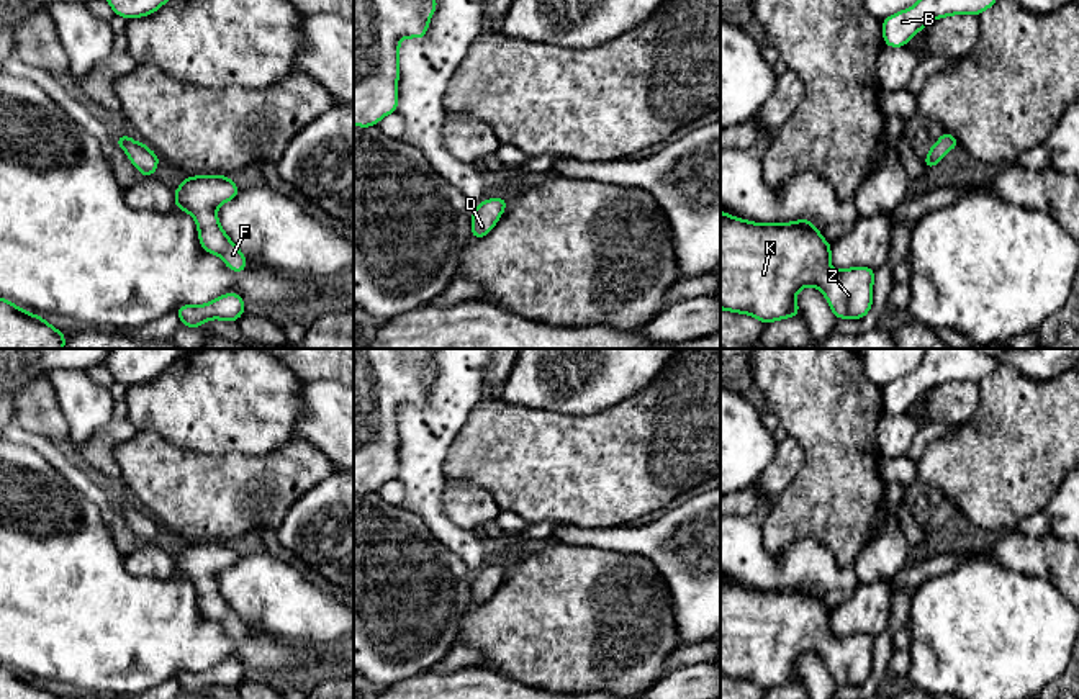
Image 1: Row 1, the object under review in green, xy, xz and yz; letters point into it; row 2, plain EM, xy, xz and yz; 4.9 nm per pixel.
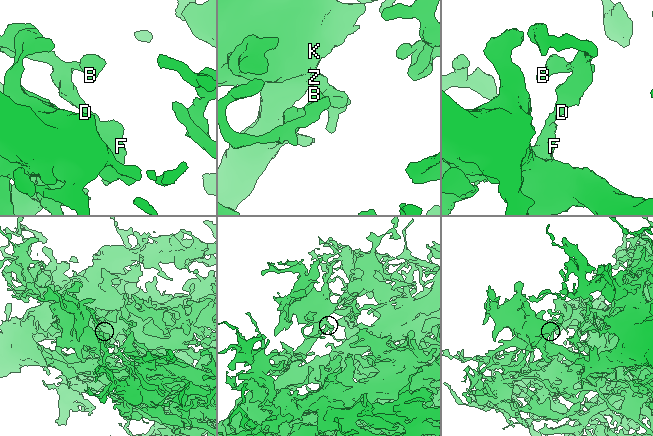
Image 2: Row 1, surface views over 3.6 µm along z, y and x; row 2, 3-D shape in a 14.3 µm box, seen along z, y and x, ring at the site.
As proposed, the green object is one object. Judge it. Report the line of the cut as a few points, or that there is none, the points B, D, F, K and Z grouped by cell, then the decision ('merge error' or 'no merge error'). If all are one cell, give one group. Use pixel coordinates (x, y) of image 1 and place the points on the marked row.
no cut; B D F K Z; no merge error

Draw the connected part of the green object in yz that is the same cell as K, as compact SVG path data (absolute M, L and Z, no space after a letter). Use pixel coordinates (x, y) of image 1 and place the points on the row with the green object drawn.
M720 210L720 309L750 314L763 324L799 316L796 295L801 288L815 286L828 301L837 319L865 318L873 304L874 268L851 267L833 270L830 265L832 246L809 219L792 223L752 223L725 214Z

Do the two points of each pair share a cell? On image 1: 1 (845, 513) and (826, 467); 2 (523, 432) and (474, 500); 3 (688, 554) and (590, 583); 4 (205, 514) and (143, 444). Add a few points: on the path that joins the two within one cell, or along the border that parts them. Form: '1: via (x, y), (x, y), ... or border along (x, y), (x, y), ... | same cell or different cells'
1: via (837, 501), (837, 478) | same cell
2: border along (446, 478), (482, 487), (501, 509) | different cells
3: border along (618, 550), (644, 555), (662, 577), (672, 598) | different cells
4: via (187, 496), (153, 462) | same cell

